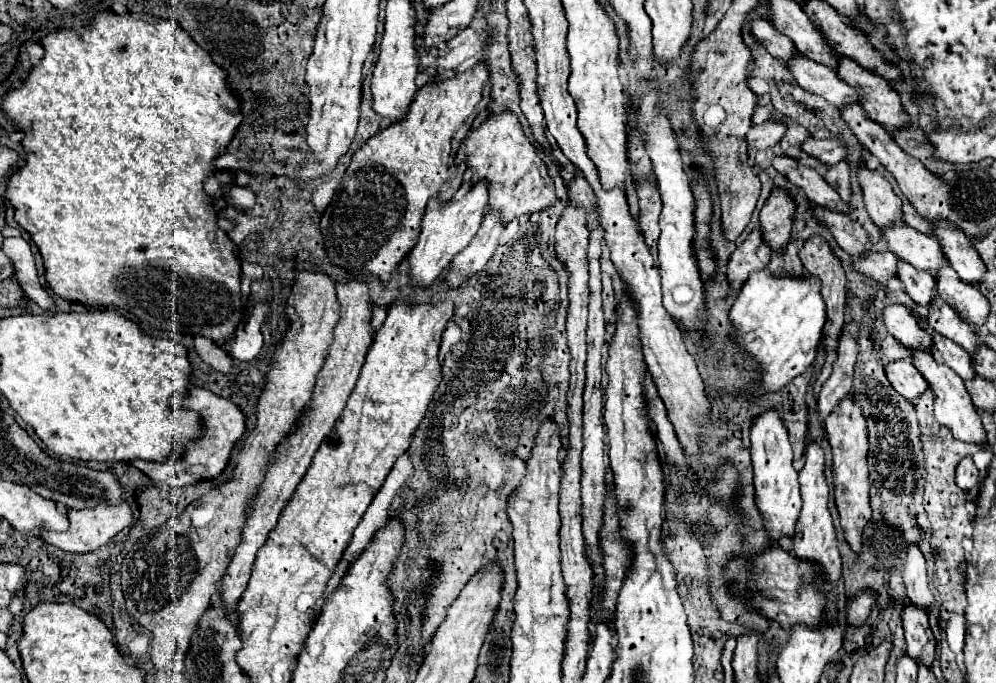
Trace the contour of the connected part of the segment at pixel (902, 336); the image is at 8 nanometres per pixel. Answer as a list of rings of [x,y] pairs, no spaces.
[[[902,304],[886,306],[882,312],[882,322],[886,330],[904,346],[930,350],[930,336],[918,326],[916,318],[910,316],[908,306],[902,306]]]

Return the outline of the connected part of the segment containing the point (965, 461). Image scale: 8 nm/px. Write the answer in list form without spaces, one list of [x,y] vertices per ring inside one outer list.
[[[964,456],[960,460],[960,464],[956,466],[956,484],[962,488],[962,490],[970,490],[974,486],[978,486],[980,482],[980,472],[978,468],[974,466],[972,458],[970,456]]]

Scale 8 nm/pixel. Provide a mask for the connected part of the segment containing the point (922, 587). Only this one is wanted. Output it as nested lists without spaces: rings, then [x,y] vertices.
[[[914,544],[906,548],[906,562],[904,562],[902,578],[904,578],[906,594],[910,596],[912,602],[916,604],[932,602],[932,592],[928,588],[928,576],[926,576],[926,560],[920,548]]]

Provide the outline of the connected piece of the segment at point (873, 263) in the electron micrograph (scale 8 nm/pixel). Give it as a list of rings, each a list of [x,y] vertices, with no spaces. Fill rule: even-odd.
[[[868,252],[862,258],[852,256],[852,268],[854,270],[858,270],[858,272],[866,274],[868,278],[882,282],[882,284],[886,284],[888,278],[894,278],[896,264],[898,264],[898,258],[892,252],[882,252],[882,254]]]

